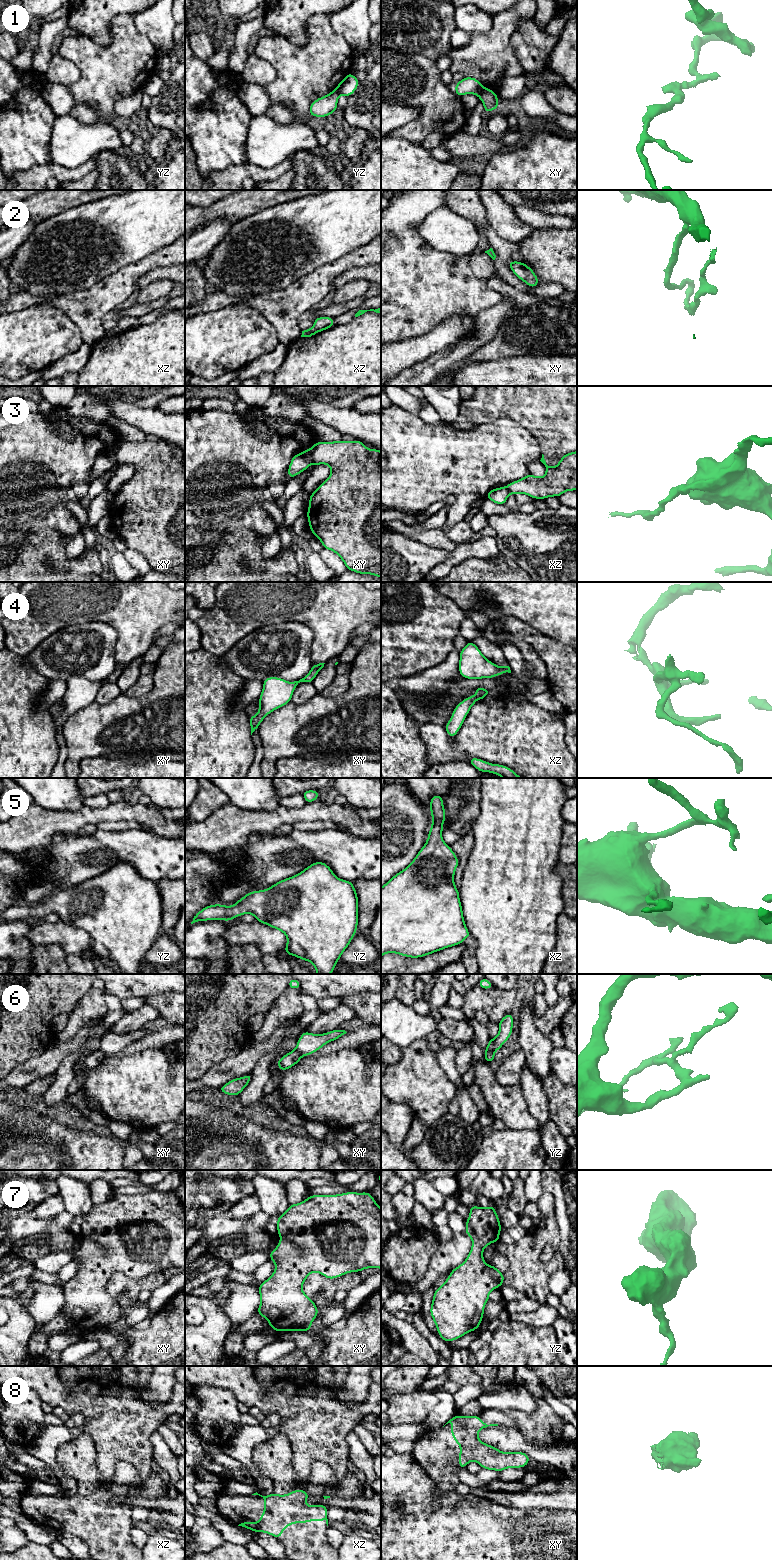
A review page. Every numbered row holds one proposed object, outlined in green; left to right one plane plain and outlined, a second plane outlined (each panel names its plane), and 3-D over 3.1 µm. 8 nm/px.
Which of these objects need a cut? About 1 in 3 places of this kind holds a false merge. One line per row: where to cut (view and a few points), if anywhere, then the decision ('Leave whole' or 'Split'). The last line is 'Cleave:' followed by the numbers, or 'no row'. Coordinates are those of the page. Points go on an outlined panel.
1: Split along xy (485, 89), (478, 96). Split
2: Split along xz (313, 325), (318, 331). Split
3: Split along xy (310, 449), (313, 463). Split
4: No split. Leave whole
5: No split. Leave whole
6: Split along yz (485, 1050), (493, 1053). Split
7: No split. Leave whole
8: No split. Leave whole
Cleave: 1, 2, 3, 6

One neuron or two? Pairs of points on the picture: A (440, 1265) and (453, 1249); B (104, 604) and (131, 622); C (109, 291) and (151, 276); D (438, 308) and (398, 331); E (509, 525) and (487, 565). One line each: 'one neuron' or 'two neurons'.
A: one neuron
B: one neuron
C: two neurons
D: one neuron
E: two neurons

